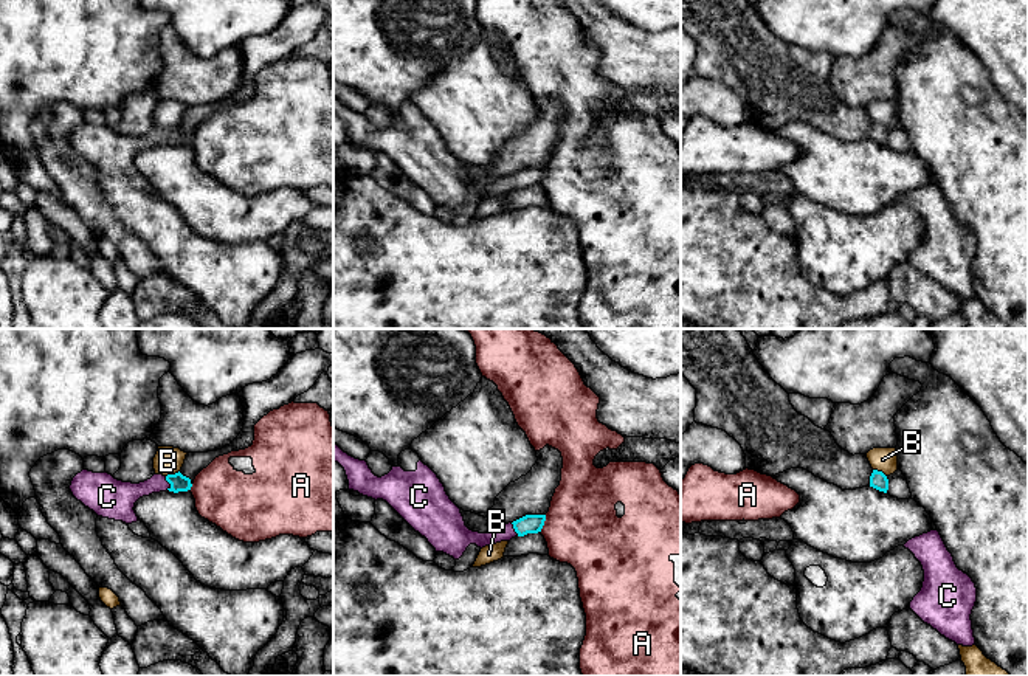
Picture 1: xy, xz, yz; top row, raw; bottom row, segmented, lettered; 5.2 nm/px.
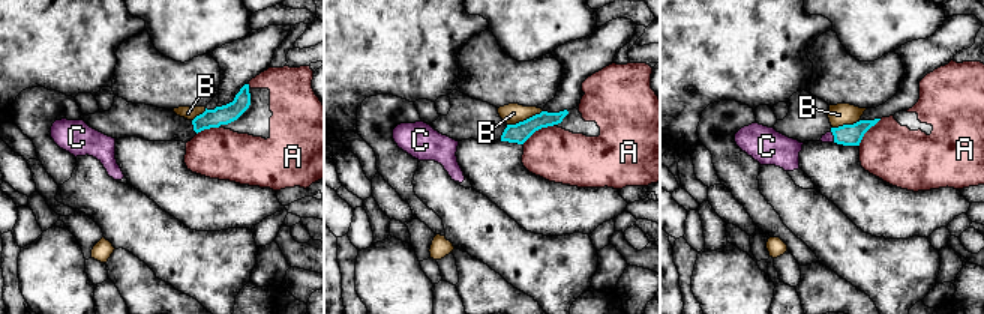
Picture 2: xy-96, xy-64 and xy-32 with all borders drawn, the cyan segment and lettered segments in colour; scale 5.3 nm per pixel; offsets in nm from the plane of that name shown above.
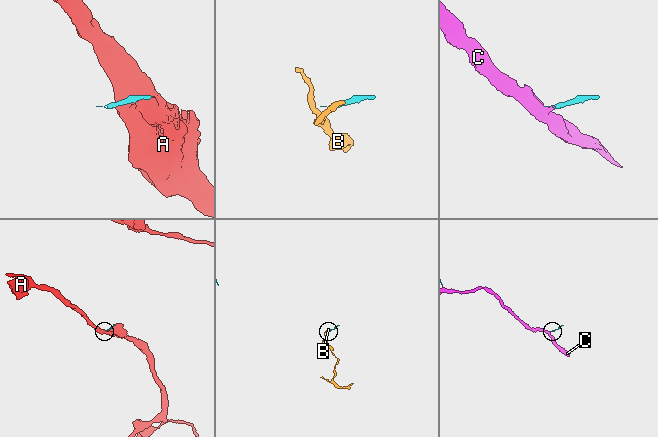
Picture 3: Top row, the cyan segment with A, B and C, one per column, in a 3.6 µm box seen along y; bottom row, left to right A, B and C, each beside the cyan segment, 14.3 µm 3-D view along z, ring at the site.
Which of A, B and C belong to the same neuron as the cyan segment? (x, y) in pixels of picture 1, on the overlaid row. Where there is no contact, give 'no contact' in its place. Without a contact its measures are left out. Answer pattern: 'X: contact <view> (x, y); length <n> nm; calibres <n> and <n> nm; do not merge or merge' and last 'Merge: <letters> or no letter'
A: contact xz (543, 523); length 90 nm; calibres 100 and 380 nm; do not merge
B: contact xy (172, 475); length 80 nm; calibres 90 and 140 nm; do not merge
C: contact xy (168, 481); length 80 nm; calibres 90 and 140 nm; merge
Merge: C

